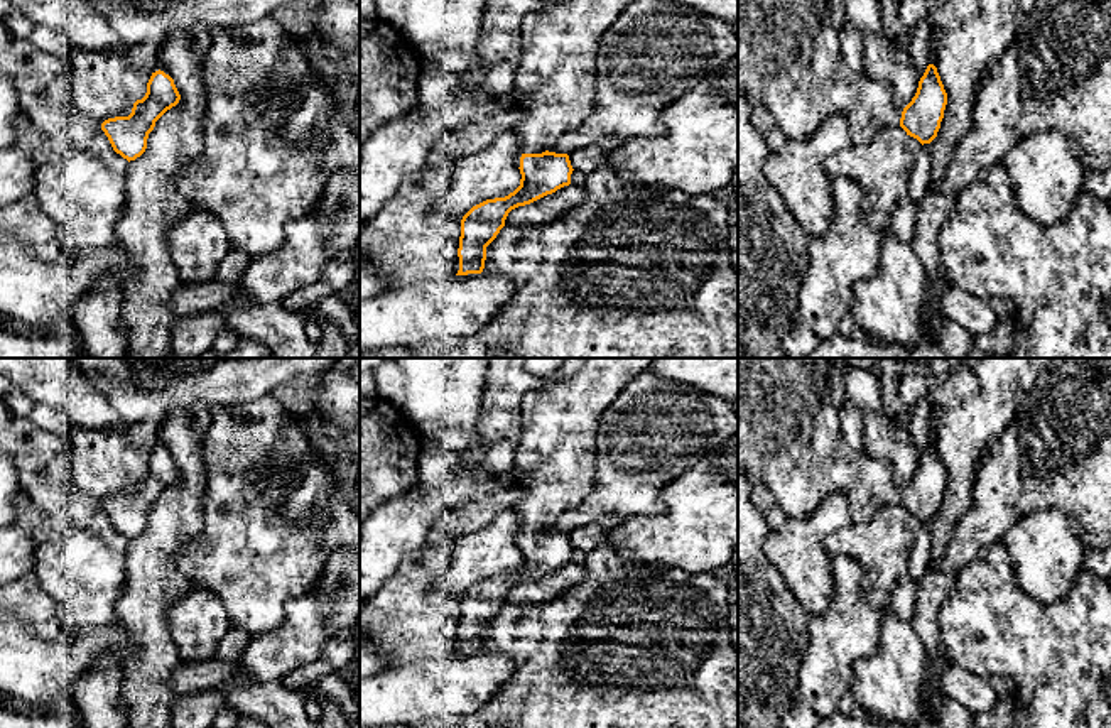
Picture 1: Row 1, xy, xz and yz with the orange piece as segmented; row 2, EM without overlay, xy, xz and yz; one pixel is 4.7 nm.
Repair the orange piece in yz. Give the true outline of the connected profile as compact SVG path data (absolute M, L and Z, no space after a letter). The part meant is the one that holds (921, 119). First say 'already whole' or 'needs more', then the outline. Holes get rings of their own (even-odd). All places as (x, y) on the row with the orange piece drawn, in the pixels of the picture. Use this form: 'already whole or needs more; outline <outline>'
needs more; outline M738 0L738 88L758 100L787 140L802 142L832 113L849 120L853 145L868 144L885 127L902 127L922 145L940 128L947 93L934 64L903 108L886 84L853 73L843 61L829 0Z

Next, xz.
needs more; outline M544 0L523 17L522 57L515 73L515 108L523 113L513 132L520 135L520 186L505 198L473 206L461 220L459 270L456 275L481 274L486 247L505 226L508 213L571 184L572 166L567 154L549 149L572 132L596 105L596 56L601 37L633 0Z

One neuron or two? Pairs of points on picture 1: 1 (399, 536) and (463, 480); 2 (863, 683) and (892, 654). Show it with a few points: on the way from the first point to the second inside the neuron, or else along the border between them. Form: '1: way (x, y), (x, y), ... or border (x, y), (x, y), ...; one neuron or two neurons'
1: way (414, 521), (434, 500), (448, 494); one neuron
2: way (870, 676), (885, 661); one neuron

